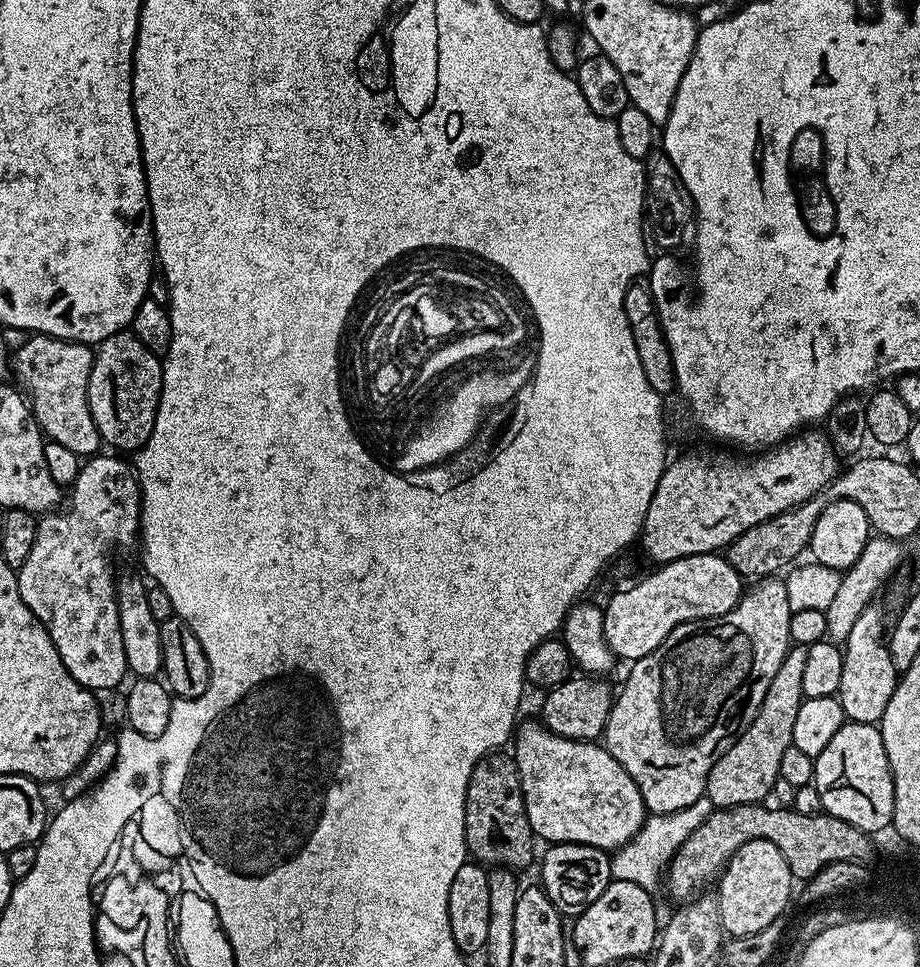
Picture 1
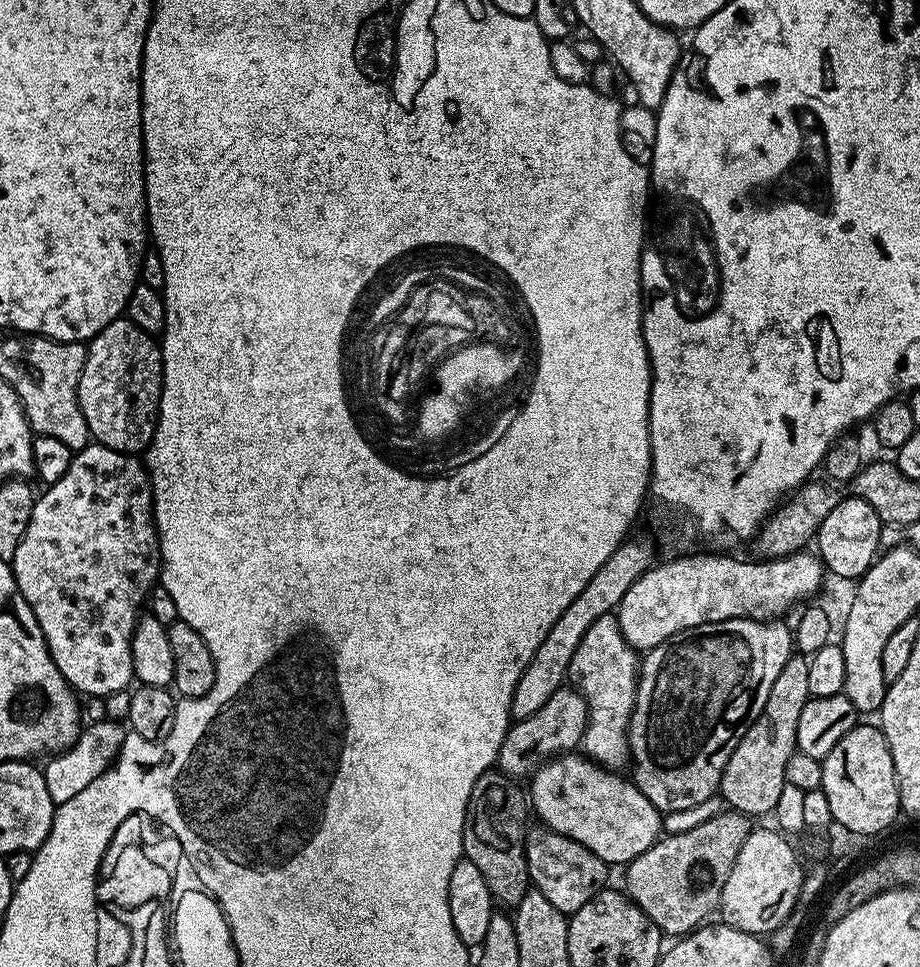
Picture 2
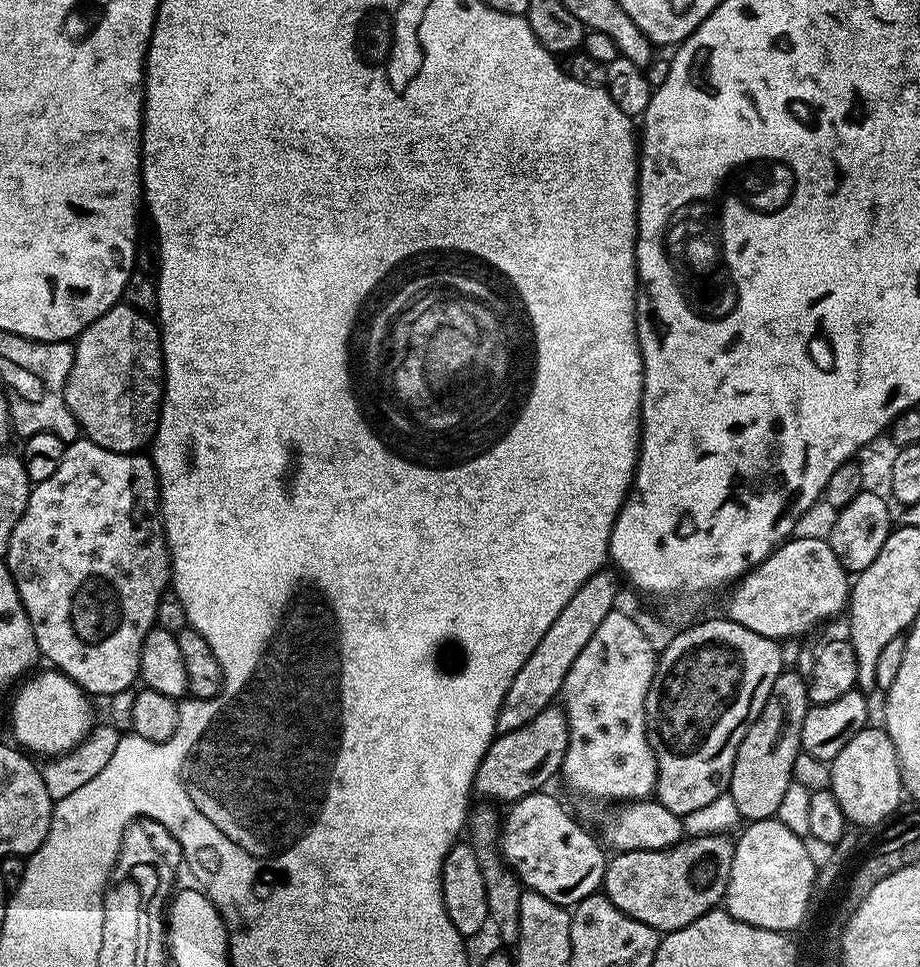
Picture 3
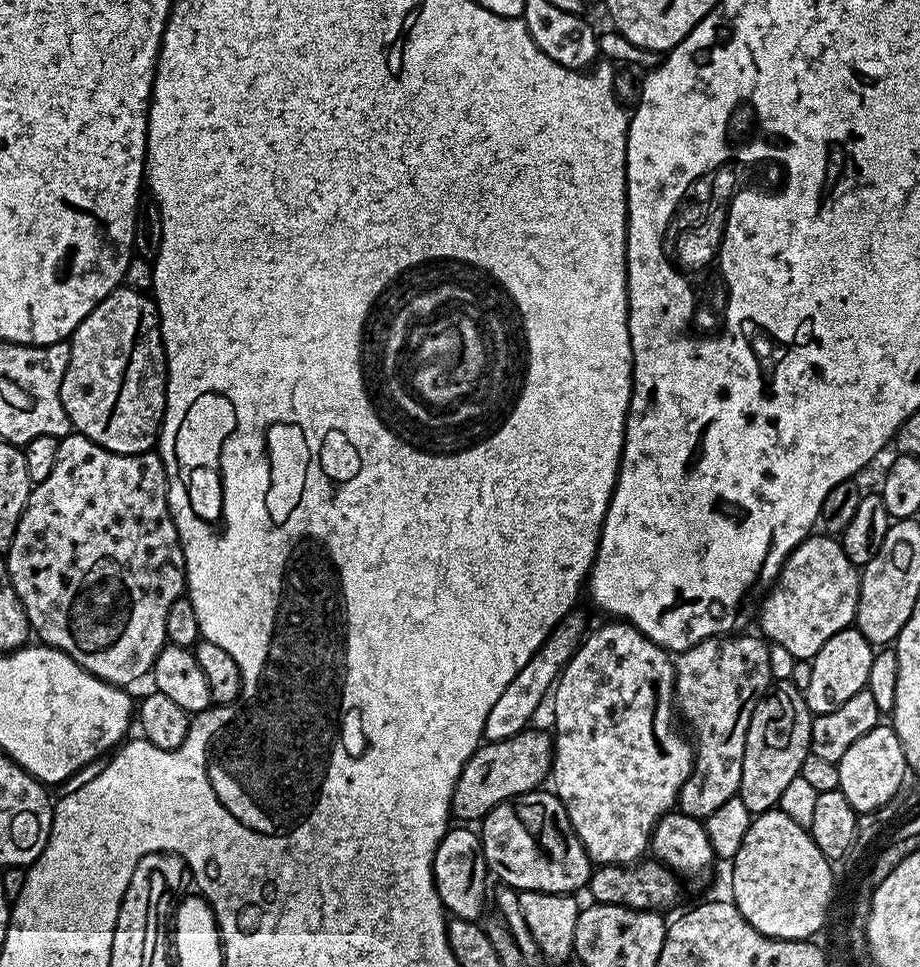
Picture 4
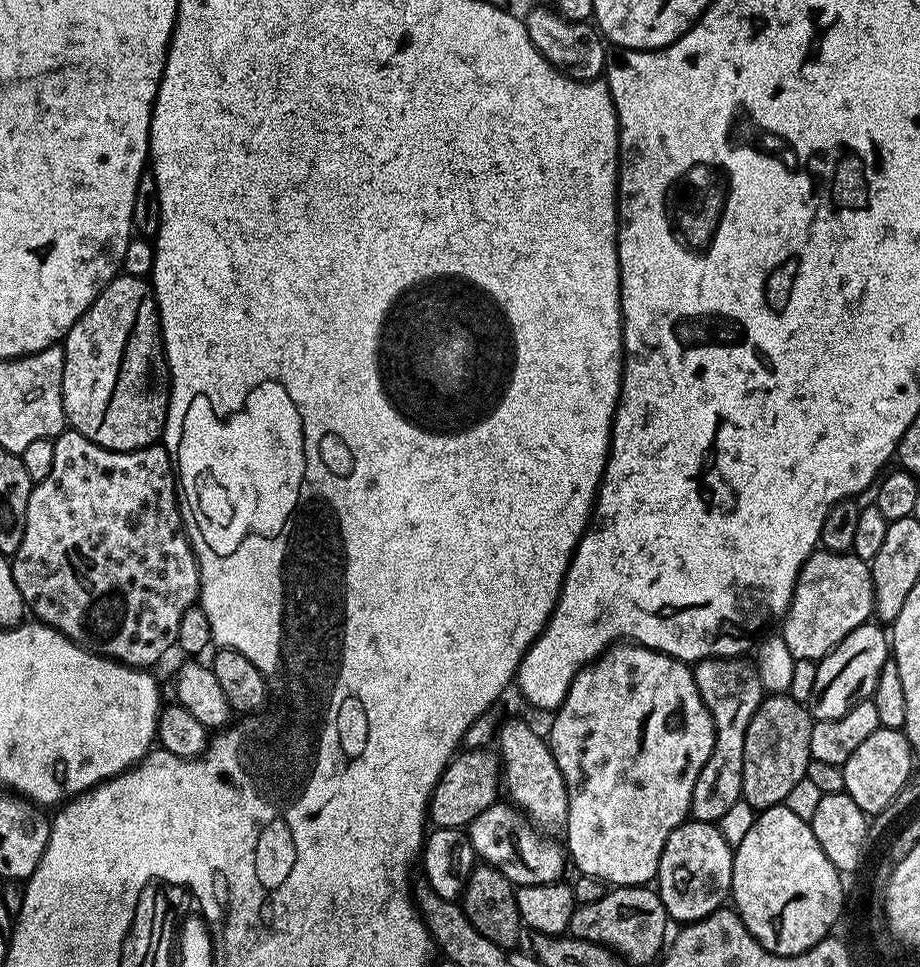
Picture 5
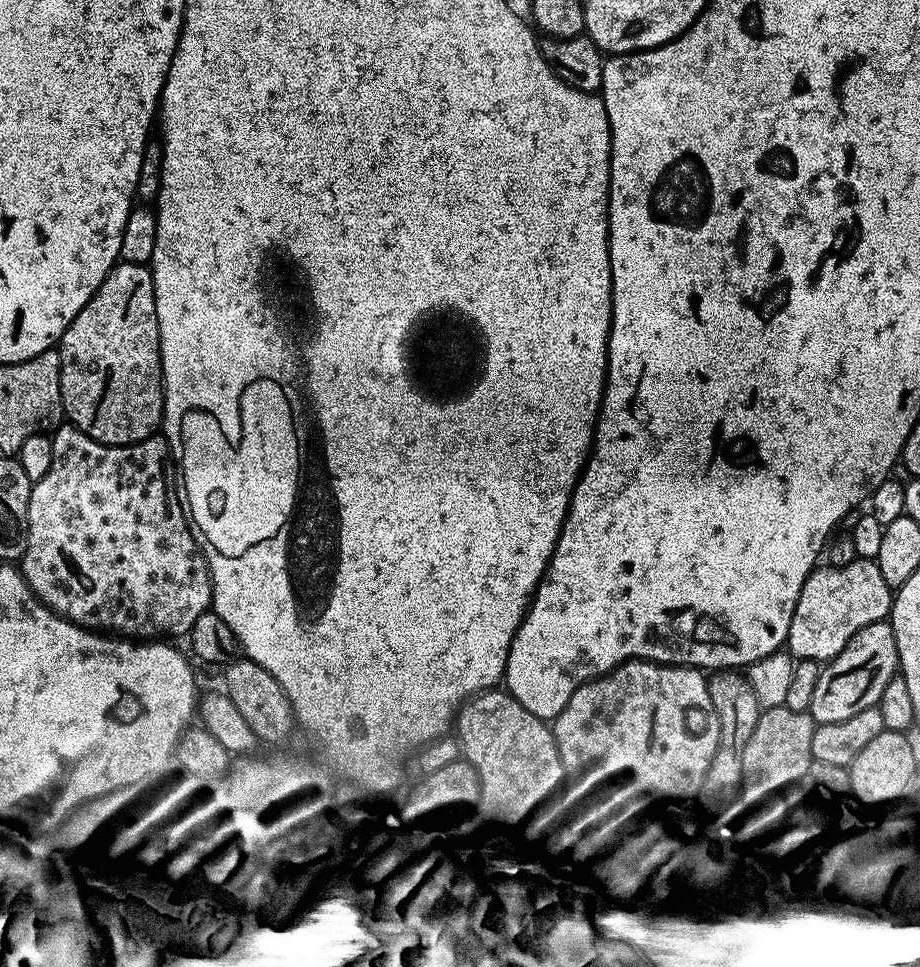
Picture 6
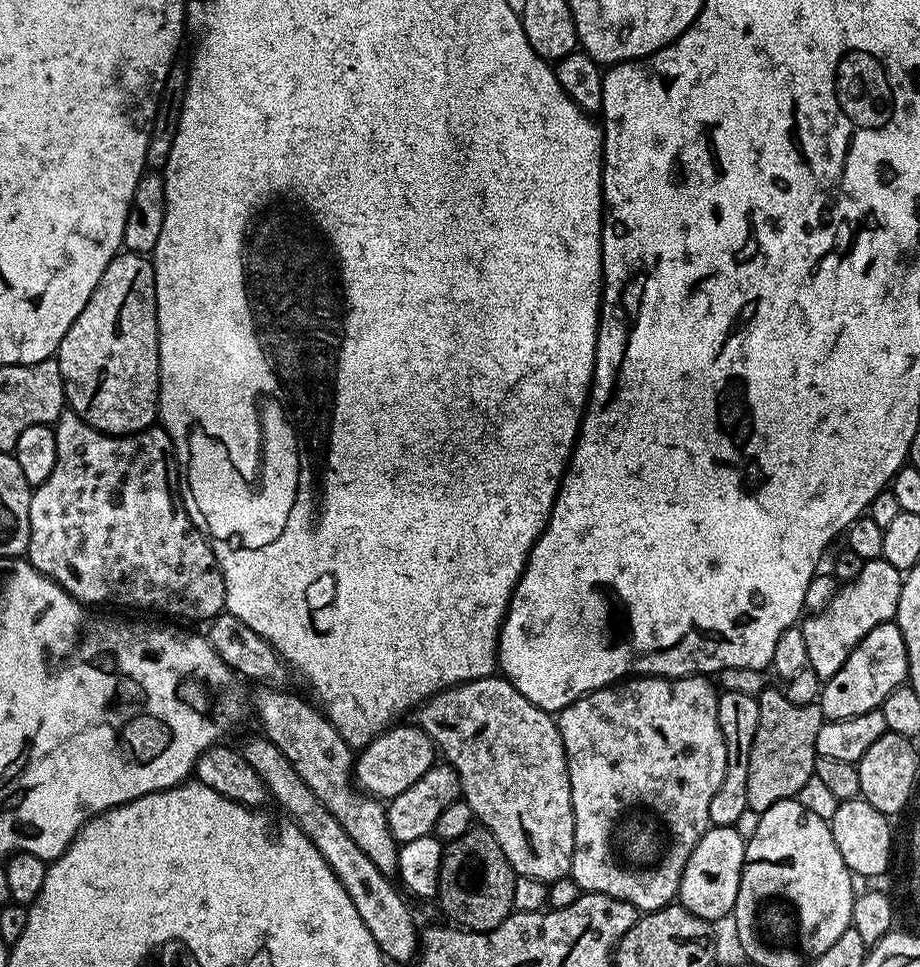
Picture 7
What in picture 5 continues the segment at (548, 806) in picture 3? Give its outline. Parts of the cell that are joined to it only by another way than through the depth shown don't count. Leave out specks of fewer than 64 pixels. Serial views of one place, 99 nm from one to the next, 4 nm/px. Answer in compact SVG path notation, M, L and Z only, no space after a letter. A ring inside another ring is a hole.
M508 802L492 804L478 818L469 822L466 829L477 857L496 868L514 886L521 884L554 884L561 879L566 864L566 848L559 839L545 834L520 811Z

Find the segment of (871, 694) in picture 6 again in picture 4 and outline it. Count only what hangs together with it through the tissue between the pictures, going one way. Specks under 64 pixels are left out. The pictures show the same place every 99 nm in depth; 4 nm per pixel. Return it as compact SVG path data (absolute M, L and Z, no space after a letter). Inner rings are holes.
M855 628L838 630L826 638L826 646L813 656L808 668L808 685L803 685L804 701L813 714L821 716L830 710L838 710L842 702L854 698L854 694L865 691L870 678L870 662L874 655L872 645L860 631Z

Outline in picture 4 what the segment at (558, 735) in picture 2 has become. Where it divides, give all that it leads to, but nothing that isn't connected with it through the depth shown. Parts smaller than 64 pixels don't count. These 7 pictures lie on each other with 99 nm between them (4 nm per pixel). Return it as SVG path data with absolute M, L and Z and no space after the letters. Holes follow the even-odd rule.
M525 730L505 740L481 743L472 757L464 764L462 774L454 786L452 816L460 822L483 821L494 806L515 796L537 791L549 779L552 770L554 740L544 732Z

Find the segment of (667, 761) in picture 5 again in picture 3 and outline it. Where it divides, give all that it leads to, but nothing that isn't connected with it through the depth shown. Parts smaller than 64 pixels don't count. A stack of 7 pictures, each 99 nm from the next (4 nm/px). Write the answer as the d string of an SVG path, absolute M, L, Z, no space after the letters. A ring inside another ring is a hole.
M614 610L602 618L598 630L586 642L586 647L578 653L578 658L574 658L574 666L566 670L566 678L560 687L559 699L566 718L568 719L568 745L566 746L566 758L562 769L562 777L580 796L589 796L592 800L616 800L615 802L631 802L634 800L647 800L656 791L656 759L652 753L652 747L648 741L648 731L646 730L646 694L652 685L652 679L656 673L656 661L658 659L658 648L652 645L652 640L621 610Z

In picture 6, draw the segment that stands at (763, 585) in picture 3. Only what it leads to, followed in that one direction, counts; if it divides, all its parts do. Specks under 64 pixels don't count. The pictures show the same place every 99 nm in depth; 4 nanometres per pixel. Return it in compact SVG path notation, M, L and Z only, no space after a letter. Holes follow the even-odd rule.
M857 558L850 562L850 566L813 568L794 606L794 618L790 622L786 641L787 651L800 662L827 662L834 659L844 649L846 642L854 638L858 630L862 630L862 626L889 619L893 595L894 590L888 585L886 578L882 578L882 570L875 560Z

